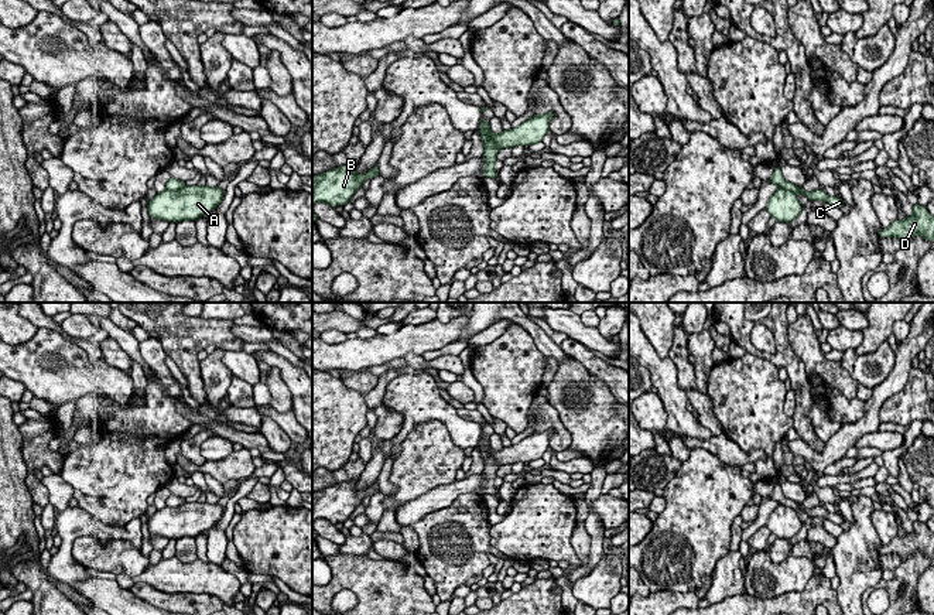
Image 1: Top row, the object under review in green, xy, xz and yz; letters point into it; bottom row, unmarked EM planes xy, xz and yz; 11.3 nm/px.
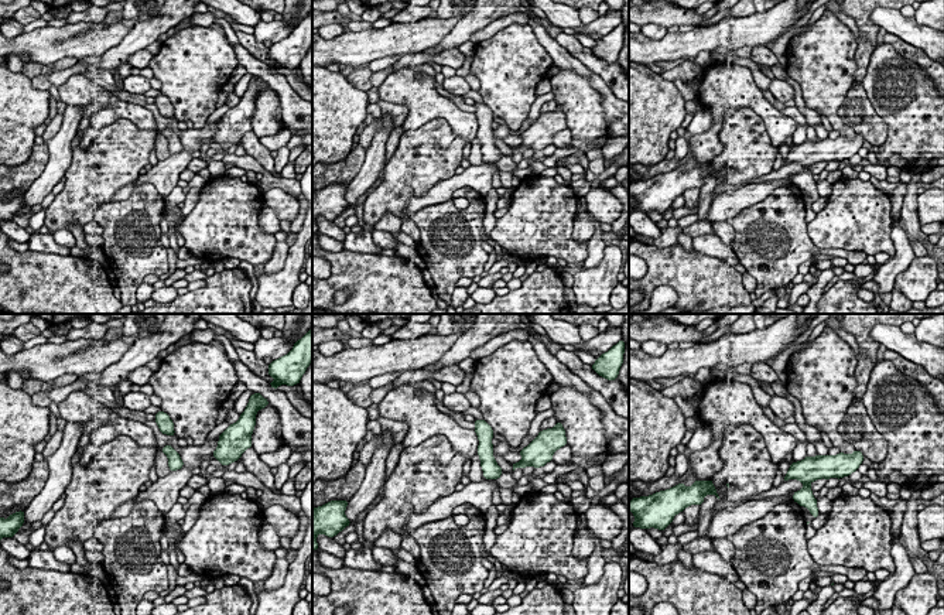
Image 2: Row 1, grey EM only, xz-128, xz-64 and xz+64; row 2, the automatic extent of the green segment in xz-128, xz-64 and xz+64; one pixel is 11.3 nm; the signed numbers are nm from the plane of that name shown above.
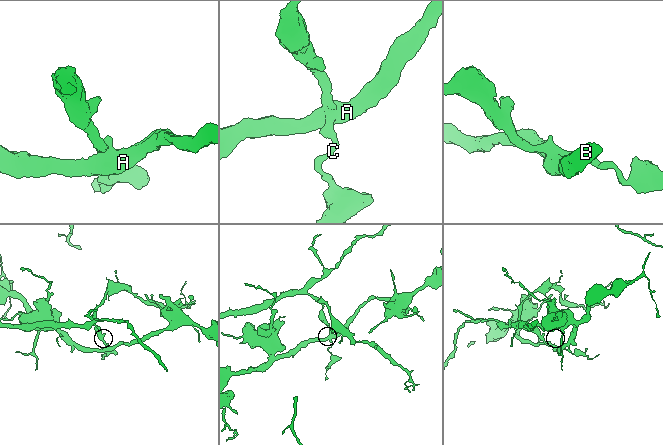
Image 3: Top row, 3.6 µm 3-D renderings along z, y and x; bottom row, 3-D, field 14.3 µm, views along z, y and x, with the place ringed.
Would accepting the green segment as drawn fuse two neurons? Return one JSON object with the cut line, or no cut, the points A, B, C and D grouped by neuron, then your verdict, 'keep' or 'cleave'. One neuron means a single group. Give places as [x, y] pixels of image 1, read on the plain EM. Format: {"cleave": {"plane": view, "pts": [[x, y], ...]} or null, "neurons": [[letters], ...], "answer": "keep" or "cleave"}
{"cleave": null, "neurons": [["A", "B", "C", "D"]], "answer": "keep"}

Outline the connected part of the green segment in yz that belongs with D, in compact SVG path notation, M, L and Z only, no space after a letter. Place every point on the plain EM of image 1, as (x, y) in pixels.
M920 520L913 522L911 533L906 533L903 537L896 536L887 546L879 547L880 554L896 553L902 561L916 551L934 558L934 533Z

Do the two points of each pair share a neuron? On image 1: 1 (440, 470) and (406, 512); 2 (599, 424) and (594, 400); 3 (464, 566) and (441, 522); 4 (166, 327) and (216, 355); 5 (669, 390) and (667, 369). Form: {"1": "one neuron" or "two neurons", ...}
{"1": "two neurons", "2": "one neuron", "3": "one neuron", "4": "two neurons", "5": "one neuron"}

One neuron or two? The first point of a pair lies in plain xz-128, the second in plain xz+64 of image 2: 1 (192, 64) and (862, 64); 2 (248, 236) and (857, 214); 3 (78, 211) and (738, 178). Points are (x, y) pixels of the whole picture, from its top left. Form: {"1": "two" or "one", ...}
{"1": "two", "2": "one", "3": "one"}

